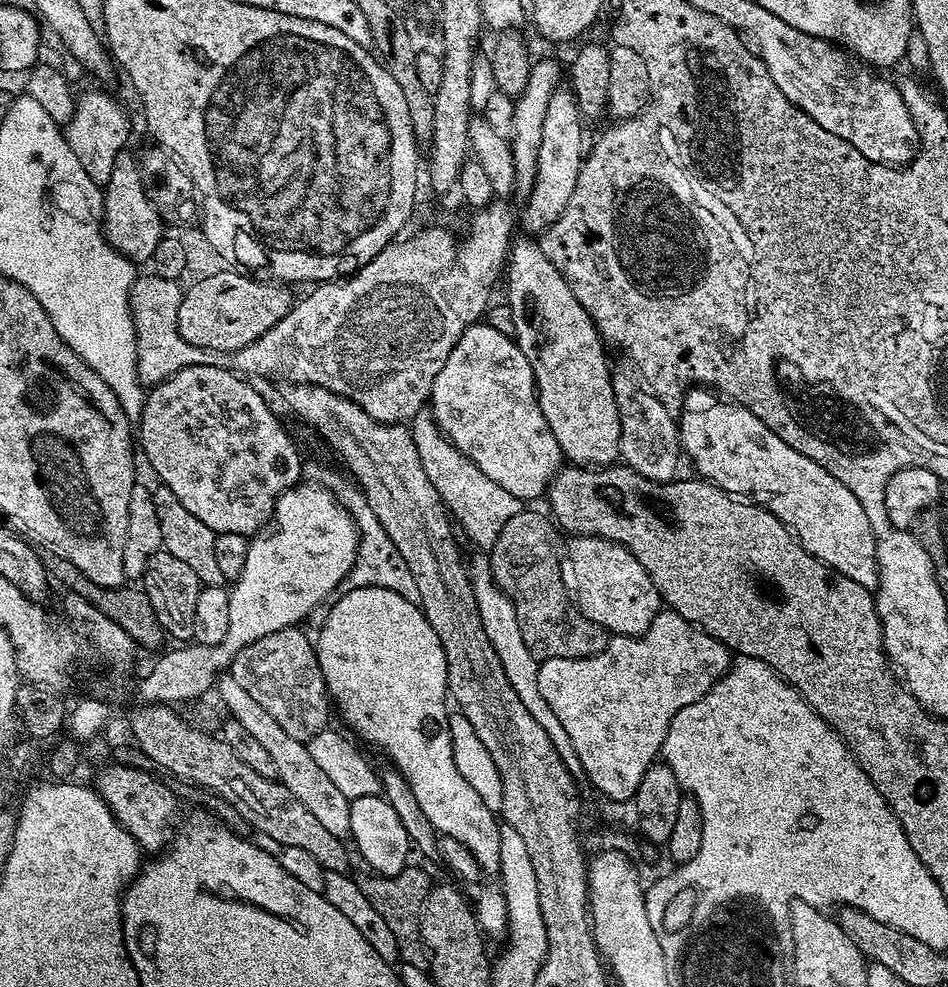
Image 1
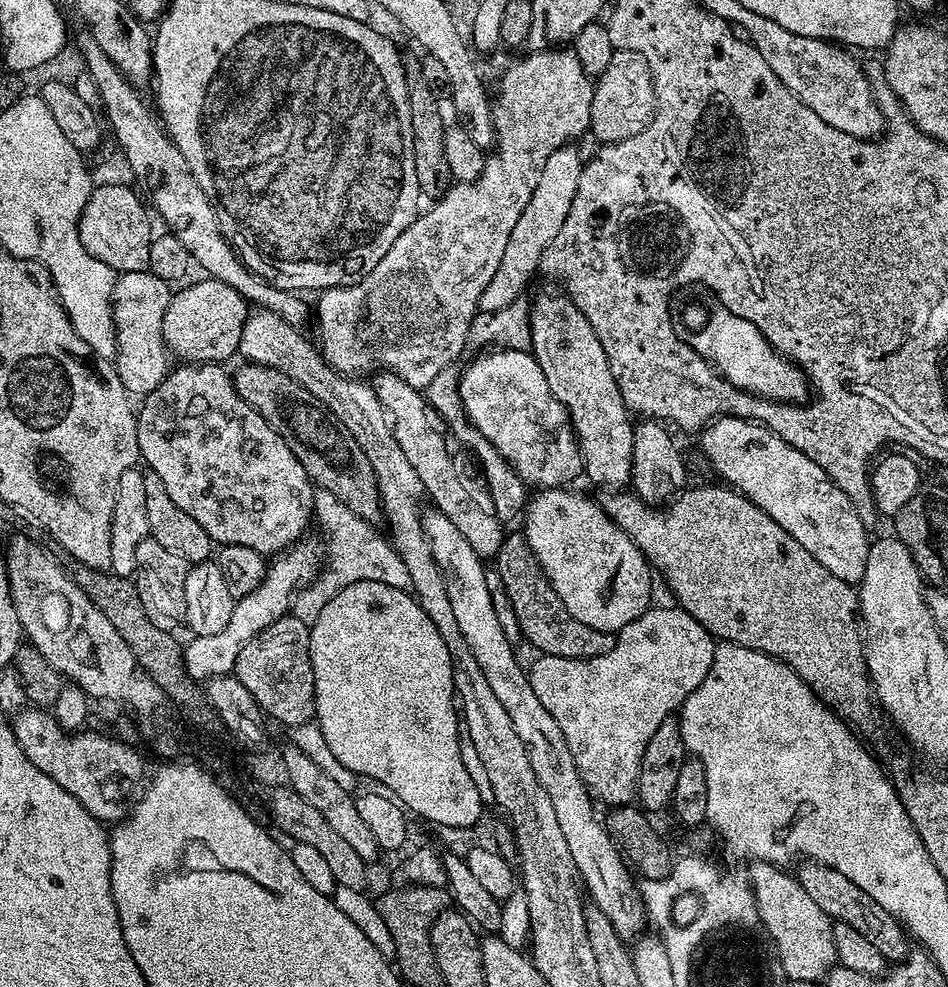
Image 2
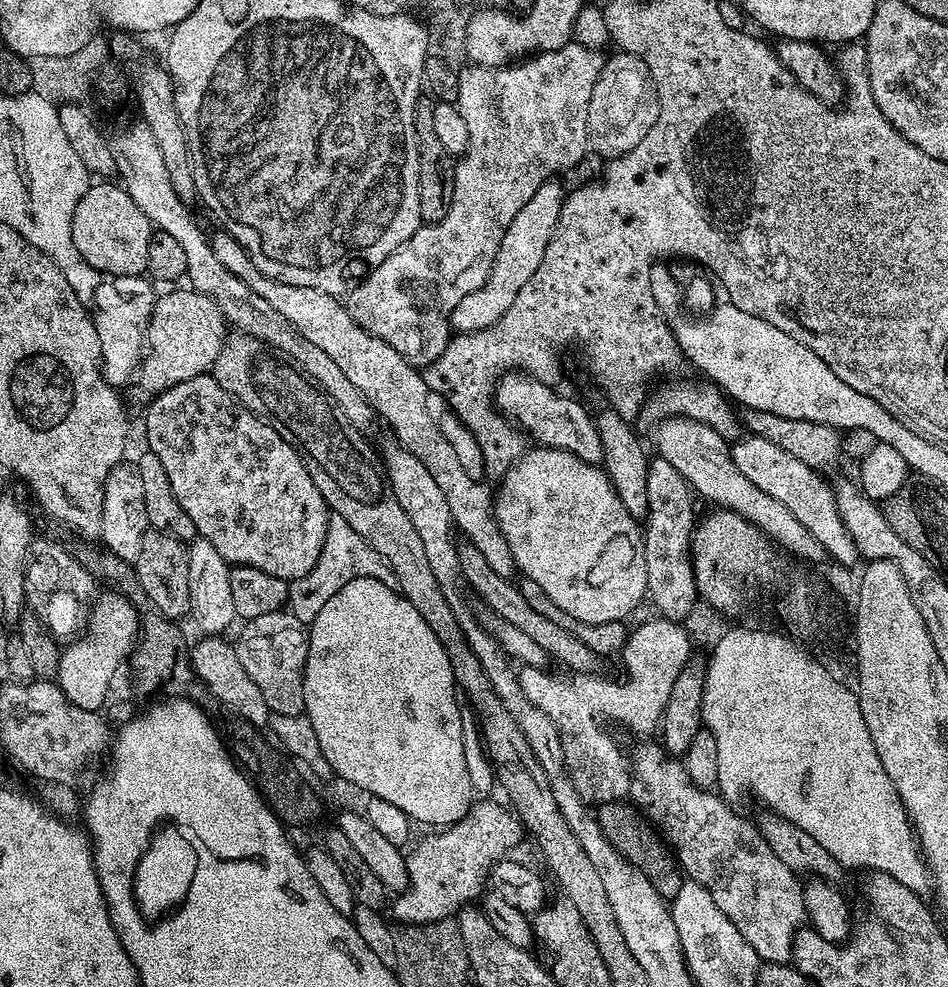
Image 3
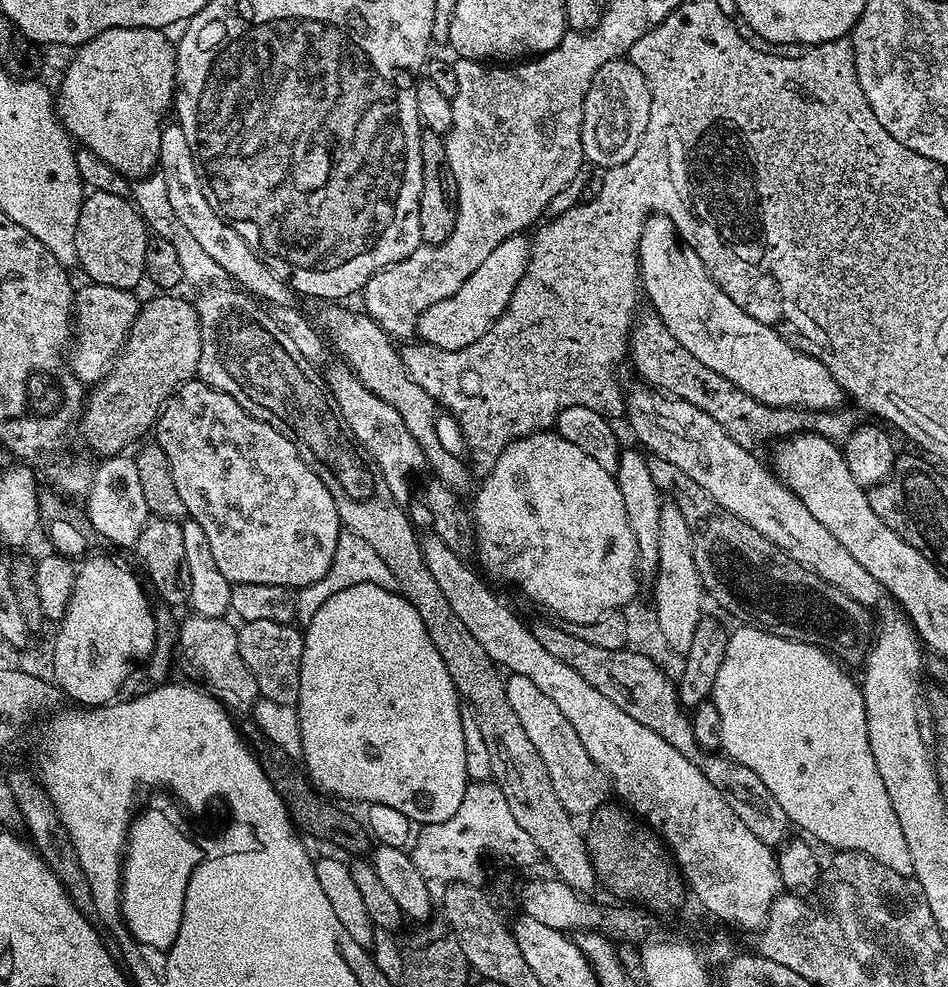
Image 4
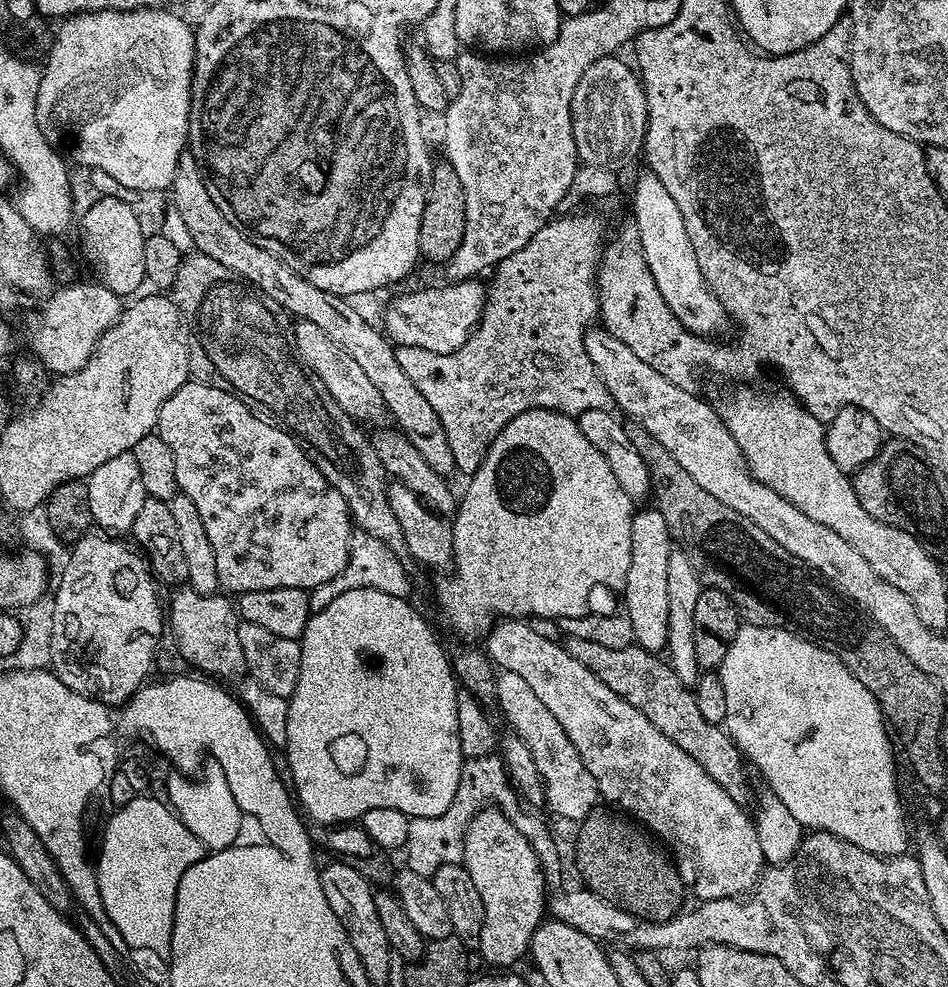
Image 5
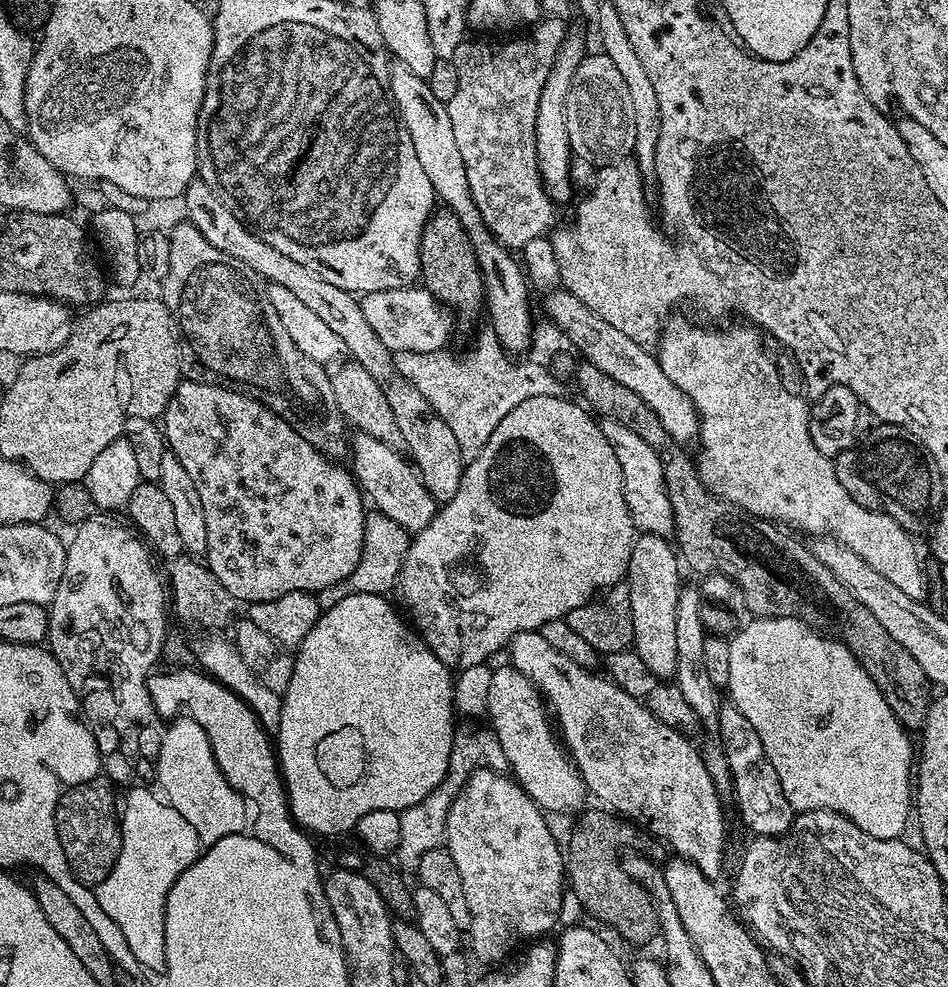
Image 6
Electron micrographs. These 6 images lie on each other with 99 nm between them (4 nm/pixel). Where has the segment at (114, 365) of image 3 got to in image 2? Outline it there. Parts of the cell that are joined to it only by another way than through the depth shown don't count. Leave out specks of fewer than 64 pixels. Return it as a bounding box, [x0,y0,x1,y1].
[112,272,174,398]

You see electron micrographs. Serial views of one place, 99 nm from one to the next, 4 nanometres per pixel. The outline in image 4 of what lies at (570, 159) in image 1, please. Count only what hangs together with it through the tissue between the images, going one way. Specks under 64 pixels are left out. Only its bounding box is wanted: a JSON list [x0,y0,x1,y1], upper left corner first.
[415,234,530,350]

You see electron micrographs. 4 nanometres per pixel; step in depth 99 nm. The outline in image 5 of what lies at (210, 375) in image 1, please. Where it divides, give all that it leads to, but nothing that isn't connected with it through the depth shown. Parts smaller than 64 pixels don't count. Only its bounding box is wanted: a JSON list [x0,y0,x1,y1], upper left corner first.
[155,379,354,594]

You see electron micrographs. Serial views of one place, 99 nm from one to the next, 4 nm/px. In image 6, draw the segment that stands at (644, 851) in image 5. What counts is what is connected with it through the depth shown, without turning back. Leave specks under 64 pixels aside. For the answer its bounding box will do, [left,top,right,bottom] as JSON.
[566,807,660,944]

